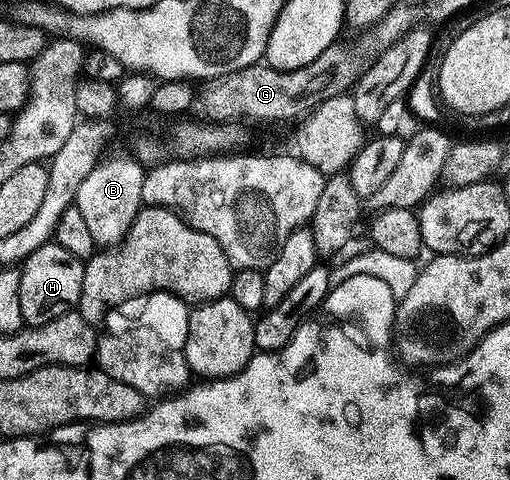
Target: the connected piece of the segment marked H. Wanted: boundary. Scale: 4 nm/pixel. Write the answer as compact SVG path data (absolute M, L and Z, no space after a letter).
M49 242L33 254L29 254L21 265L21 314L24 325L34 326L53 322L53 318L61 318L61 314L72 311L78 305L83 281L84 261L78 260L65 246Z

